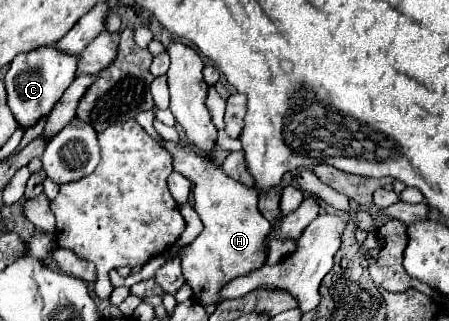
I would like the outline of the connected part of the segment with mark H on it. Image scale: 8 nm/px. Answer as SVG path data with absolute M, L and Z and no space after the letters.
M167 142L165 148L173 154L175 172L193 182L195 210L205 224L205 230L181 254L181 270L185 282L193 288L199 304L219 302L219 288L231 278L245 276L265 264L265 236L271 224L257 210L259 192L229 178L217 162L201 154L185 154L177 144Z

